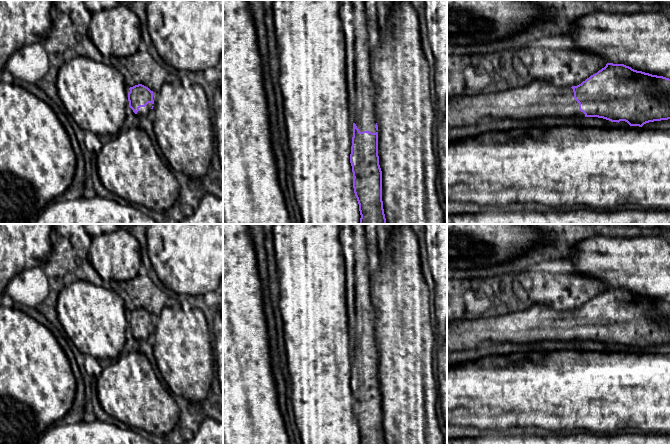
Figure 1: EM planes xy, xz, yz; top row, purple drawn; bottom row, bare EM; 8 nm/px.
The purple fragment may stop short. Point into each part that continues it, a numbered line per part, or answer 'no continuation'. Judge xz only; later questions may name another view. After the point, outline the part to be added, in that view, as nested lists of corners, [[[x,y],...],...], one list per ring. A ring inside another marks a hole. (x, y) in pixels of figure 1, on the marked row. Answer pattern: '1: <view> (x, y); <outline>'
1: xz (358, 37); [[[341,0],[339,16],[345,38],[346,82],[352,123],[360,132],[376,133],[373,34],[368,27],[365,0]]]

